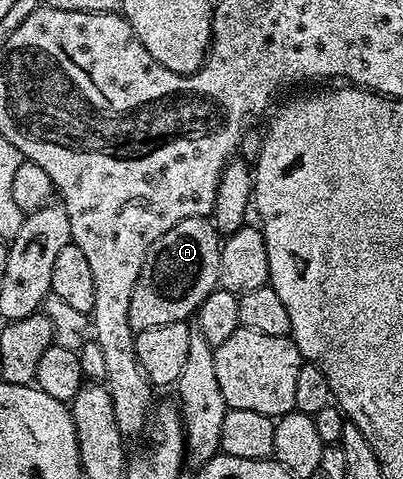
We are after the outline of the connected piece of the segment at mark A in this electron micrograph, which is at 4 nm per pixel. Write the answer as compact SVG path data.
M209 217L180 220L180 224L168 228L168 232L164 232L164 236L160 236L160 240L154 242L152 261L147 260L140 268L140 276L132 288L132 301L128 303L130 327L137 332L156 328L160 324L186 322L191 316L197 315L200 304L204 304L204 300L213 290L219 289L221 251L220 232Z

